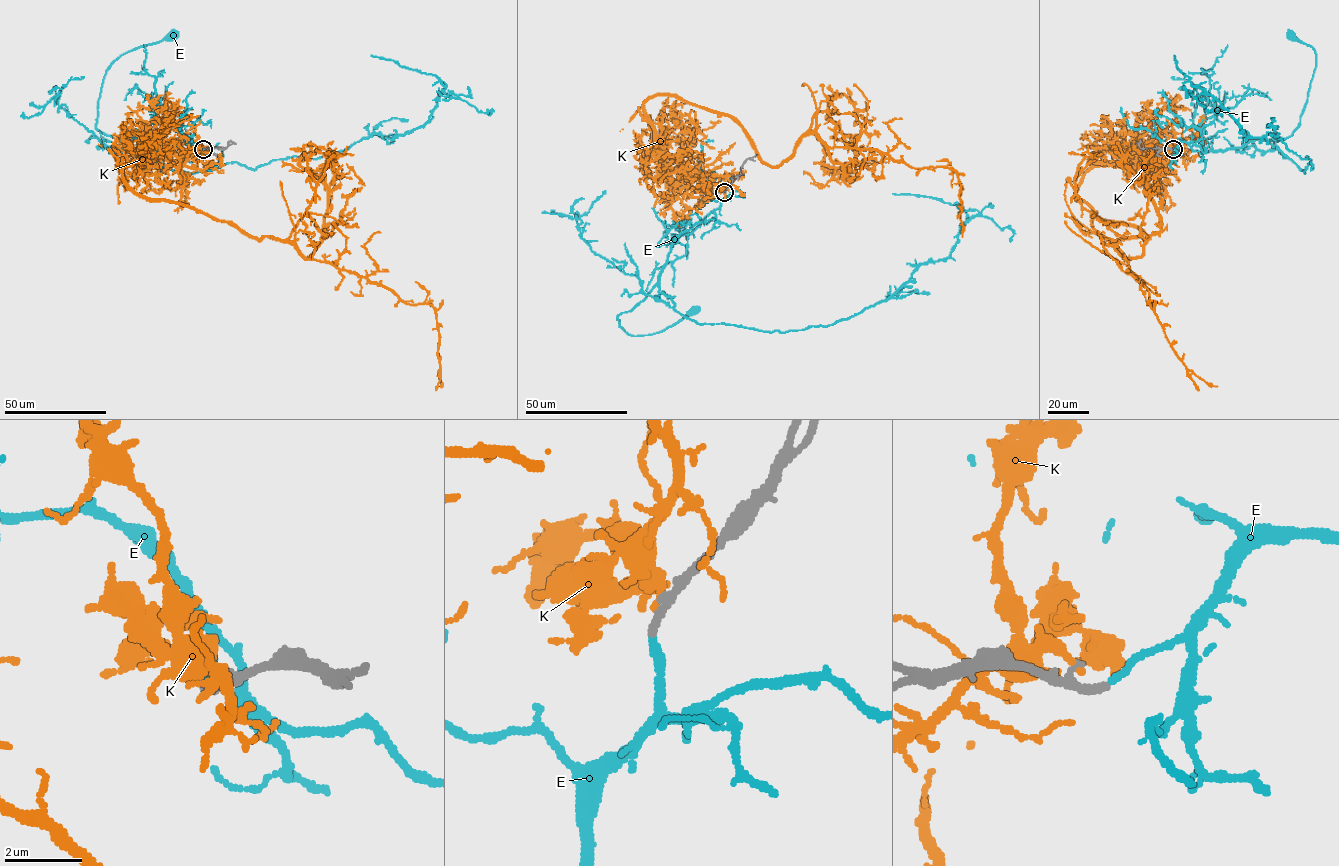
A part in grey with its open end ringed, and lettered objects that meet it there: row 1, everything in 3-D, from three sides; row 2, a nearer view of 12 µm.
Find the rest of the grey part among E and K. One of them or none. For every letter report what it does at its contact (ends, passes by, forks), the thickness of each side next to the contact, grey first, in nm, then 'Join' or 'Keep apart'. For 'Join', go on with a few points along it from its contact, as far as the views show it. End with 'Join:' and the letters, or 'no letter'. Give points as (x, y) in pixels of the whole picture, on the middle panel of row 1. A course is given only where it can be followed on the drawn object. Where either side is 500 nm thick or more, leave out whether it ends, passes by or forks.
E: It ends there. Thickness 160 nm (grey) against 190 nm. Join. Its course: (724, 192), (718, 208), (675, 238), (658, 283), (643, 300), (617, 317), (628, 334), (646, 335), (694, 310)
K: It ends there. Thickness 200 nm (grey) against 240 nm. Keep apart
Join: E

